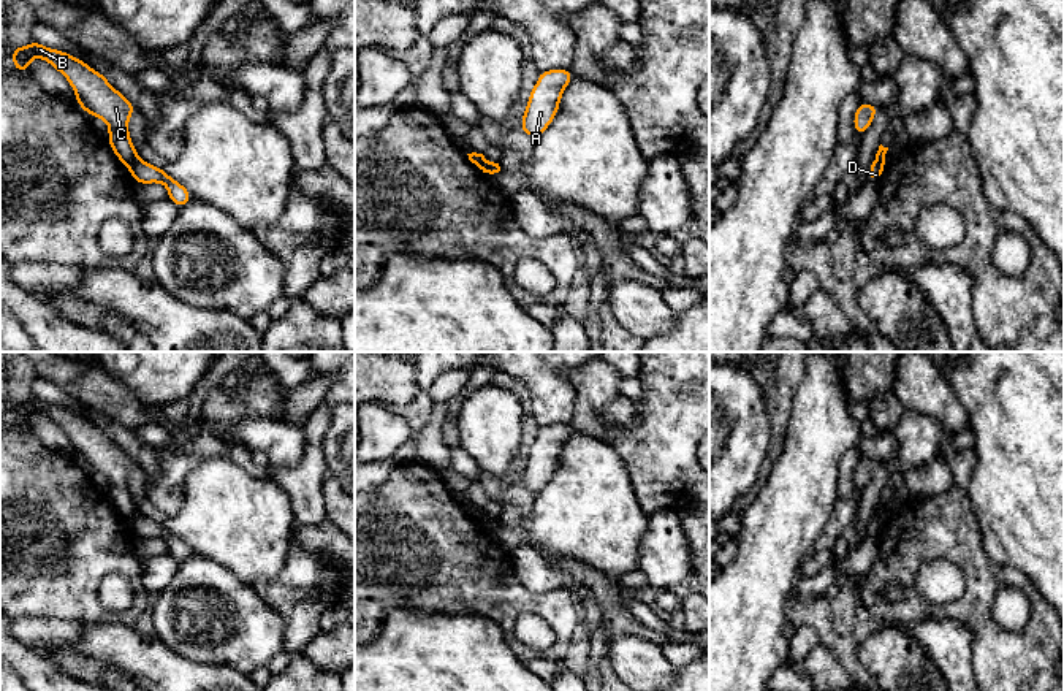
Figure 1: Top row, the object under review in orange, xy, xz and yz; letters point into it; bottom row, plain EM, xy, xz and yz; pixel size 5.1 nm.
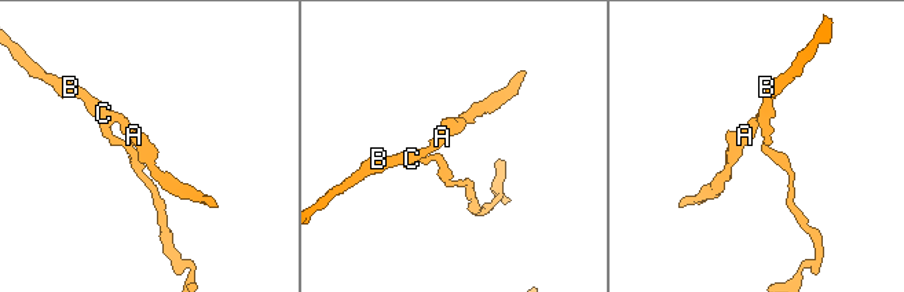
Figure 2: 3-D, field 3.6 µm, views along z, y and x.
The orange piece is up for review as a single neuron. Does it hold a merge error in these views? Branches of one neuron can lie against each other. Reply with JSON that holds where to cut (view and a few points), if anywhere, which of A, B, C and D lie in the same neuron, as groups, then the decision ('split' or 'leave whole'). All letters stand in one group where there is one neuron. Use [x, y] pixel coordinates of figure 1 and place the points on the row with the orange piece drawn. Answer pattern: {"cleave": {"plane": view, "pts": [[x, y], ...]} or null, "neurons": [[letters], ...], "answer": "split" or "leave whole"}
{"cleave": {"plane": "xy", "pts": [[136, 156], [127, 165]]}, "neurons": [["A", "B", "C"], ["D"]], "answer": "split"}

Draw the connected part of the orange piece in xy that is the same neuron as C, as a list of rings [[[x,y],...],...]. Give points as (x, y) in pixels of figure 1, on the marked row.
[[[35,40],[24,48],[11,46],[11,51],[11,67],[21,73],[28,73],[28,62],[33,57],[51,63],[71,84],[78,105],[90,117],[100,117],[109,125],[106,139],[116,157],[127,166],[138,157],[128,133],[128,119],[136,108],[108,82],[103,73],[92,70],[81,59],[43,46]]]

